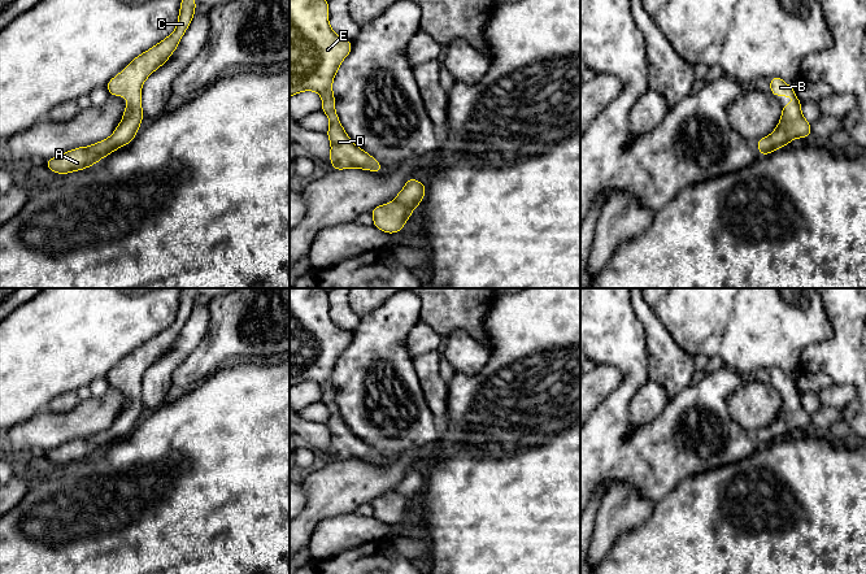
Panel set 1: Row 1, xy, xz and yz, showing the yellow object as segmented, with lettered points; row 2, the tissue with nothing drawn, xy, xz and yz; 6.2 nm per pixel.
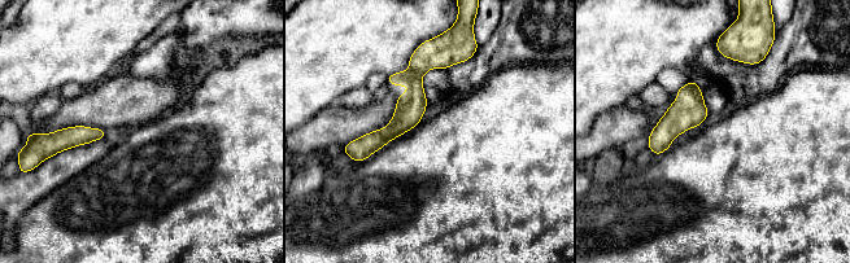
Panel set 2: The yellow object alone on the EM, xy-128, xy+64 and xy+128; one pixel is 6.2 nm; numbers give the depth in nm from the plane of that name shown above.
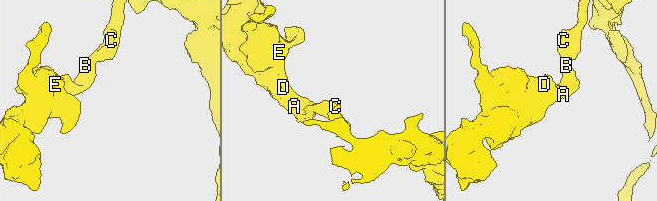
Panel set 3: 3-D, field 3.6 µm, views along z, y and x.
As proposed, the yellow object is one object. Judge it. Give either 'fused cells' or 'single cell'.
single cell

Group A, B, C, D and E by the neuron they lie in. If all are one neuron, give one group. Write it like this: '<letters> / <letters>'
A B C D E

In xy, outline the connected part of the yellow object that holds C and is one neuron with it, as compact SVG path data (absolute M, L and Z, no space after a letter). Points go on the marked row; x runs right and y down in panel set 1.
M182 0L175 30L162 42L135 57L119 74L106 83L110 95L127 97L122 121L114 132L106 140L100 140L88 147L79 147L45 160L45 166L49 170L62 175L87 169L135 138L144 117L142 110L142 86L177 49L195 16L196 5L195 0Z

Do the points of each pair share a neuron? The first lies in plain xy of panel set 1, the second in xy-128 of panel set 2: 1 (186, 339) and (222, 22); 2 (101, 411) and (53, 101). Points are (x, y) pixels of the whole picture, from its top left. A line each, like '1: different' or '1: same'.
1: different
2: different

